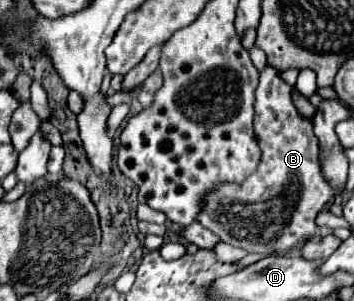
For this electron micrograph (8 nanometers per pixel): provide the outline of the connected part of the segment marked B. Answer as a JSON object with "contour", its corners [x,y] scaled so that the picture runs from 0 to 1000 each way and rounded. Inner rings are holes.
{"contour":[[[754,216],[732,249],[732,289],[720,302],[720,455],[737,495],[737,535],[726,561],[686,601],[686,608],[613,608],[596,635],[579,641],[573,694],[556,714],[556,734],[602,767],[624,801],[647,814],[669,814],[698,841],[777,841],[828,827],[845,814],[850,794],[879,794],[895,781],[895,708],[912,681],[946,654],[952,628],[929,615],[918,581],[907,575],[907,488],[901,462],[884,442],[884,402],[862,395],[822,329],[822,296],[805,269],[794,269],[782,229]]]}

